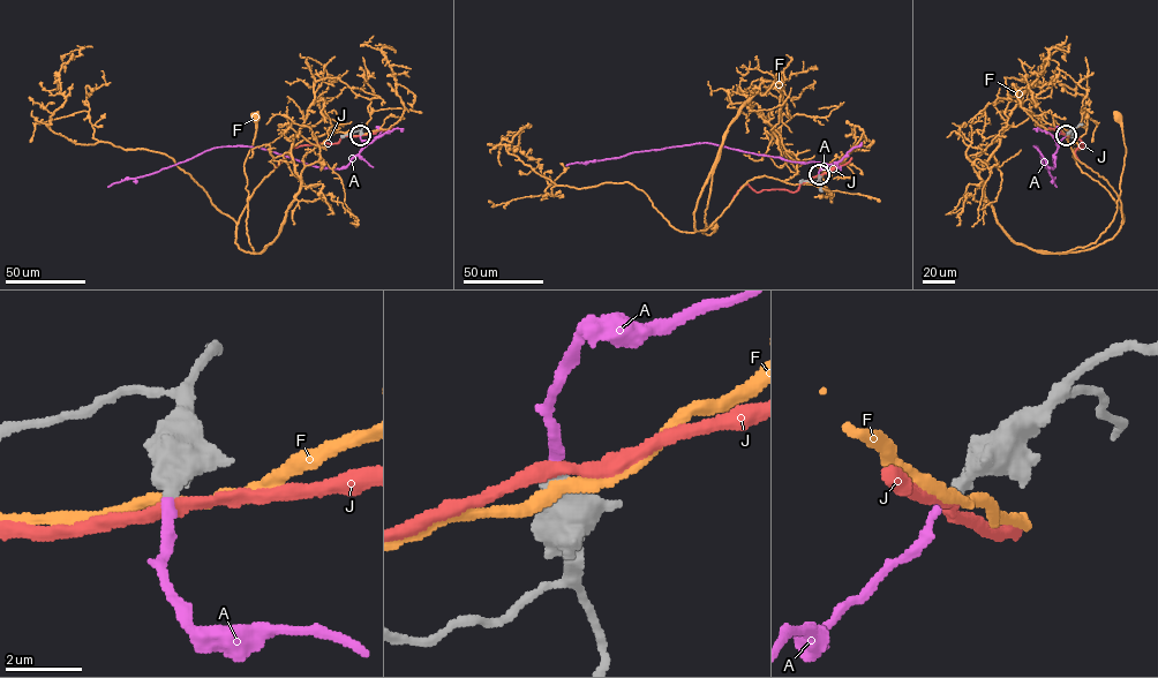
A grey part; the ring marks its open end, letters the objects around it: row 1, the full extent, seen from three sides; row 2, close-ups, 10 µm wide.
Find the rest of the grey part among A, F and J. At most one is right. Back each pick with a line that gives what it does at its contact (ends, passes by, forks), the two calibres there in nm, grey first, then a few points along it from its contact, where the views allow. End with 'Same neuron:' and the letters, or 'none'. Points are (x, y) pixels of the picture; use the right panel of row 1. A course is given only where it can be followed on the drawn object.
A: it ends | 440/220 nm | via (1066, 135), (1058, 143), (1053, 168), (1034, 145), (1057, 187)
Same neuron: A

